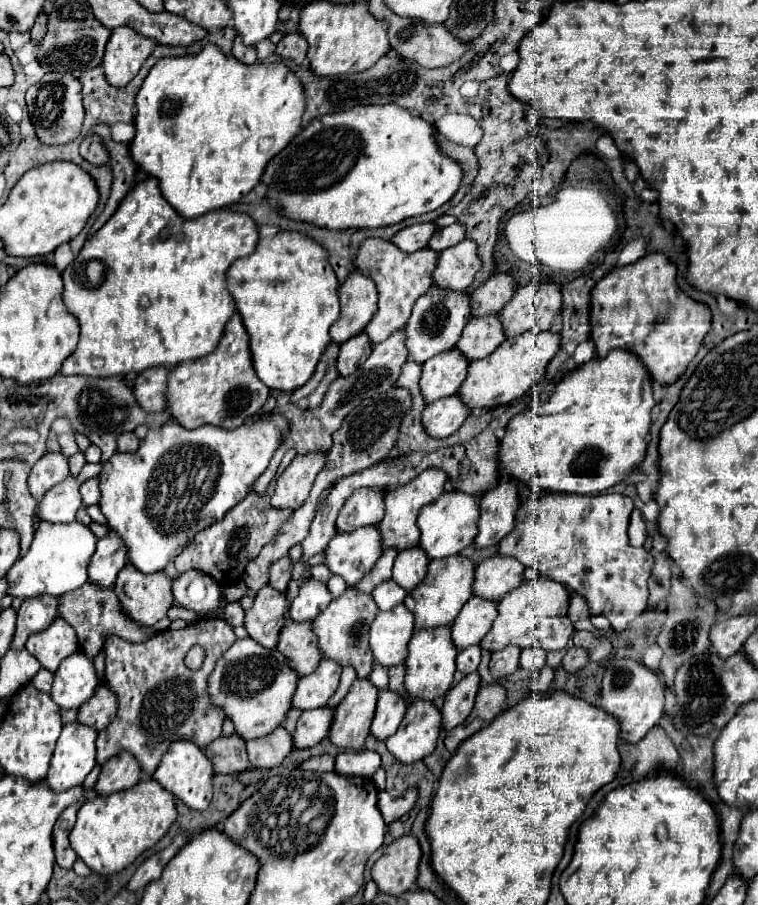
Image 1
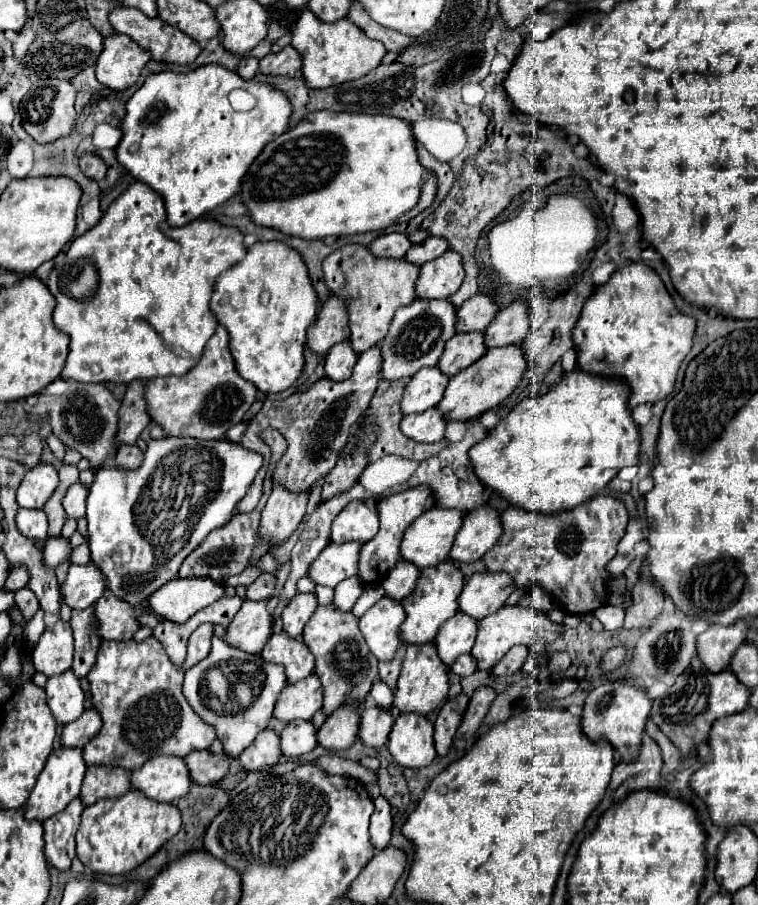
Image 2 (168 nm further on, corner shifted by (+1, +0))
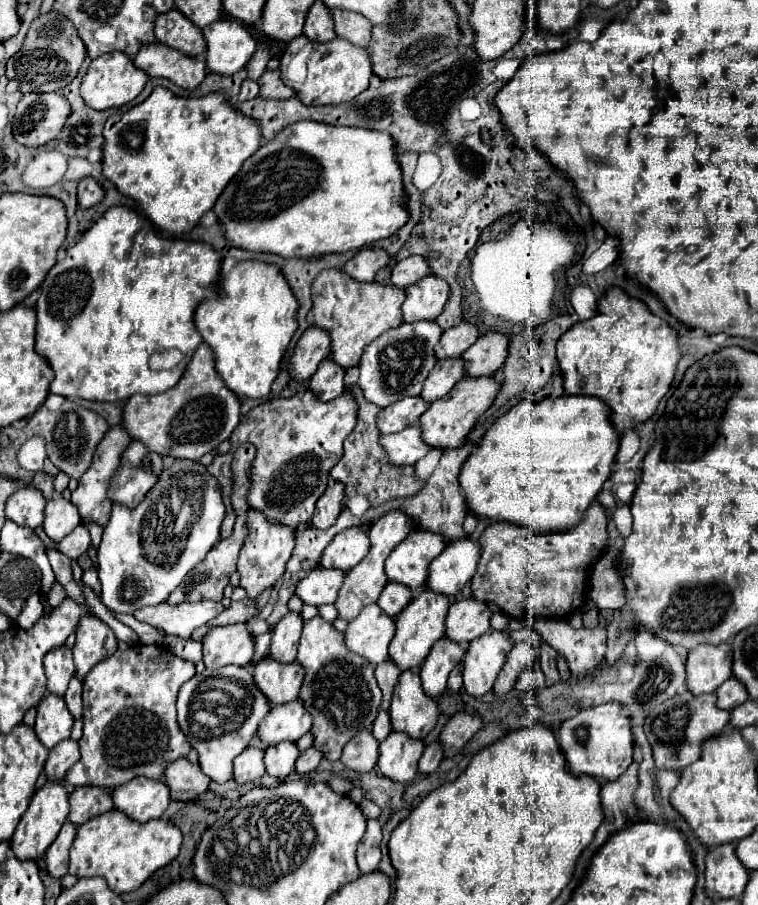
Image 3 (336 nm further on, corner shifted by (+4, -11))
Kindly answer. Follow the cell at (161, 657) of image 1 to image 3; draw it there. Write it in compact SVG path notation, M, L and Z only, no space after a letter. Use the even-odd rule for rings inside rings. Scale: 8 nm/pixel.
M135 644L129 650L117 650L113 656L101 660L91 668L91 672L83 680L83 736L79 740L81 758L79 762L67 772L65 780L69 786L105 786L117 788L133 780L135 776L159 778L167 764L185 758L193 748L187 736L177 722L177 690L183 682L195 676L195 664L175 654L167 652L161 646L147 646Z

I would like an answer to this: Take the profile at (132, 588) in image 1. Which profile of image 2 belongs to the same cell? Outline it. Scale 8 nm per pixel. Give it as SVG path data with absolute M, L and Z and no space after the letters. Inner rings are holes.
M104 591L104 595L94 603L98 637L114 639L114 641L130 639L140 627L136 621L136 615L142 611L146 609L144 607L134 609L134 605L126 605L126 601L118 601L110 591Z

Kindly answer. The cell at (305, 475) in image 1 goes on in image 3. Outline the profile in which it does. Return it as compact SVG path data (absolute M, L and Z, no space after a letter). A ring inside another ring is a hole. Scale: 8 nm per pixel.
M249 510L249 536L245 538L243 550L239 554L237 572L239 572L239 586L247 590L247 596L255 600L265 588L273 586L285 572L285 564L291 558L295 546L295 528L285 528L275 520L263 518L259 510Z

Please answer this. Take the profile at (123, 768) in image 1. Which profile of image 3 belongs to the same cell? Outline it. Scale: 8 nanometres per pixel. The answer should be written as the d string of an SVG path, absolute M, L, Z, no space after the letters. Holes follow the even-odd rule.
M77 786L69 794L69 802L71 802L69 820L77 826L85 824L87 820L91 820L97 814L103 814L103 812L109 812L115 808L111 804L111 790L95 788L95 786Z

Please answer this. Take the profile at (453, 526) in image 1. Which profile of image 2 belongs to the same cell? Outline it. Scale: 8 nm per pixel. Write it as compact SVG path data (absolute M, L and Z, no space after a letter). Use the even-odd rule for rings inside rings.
M432 507L430 511L422 513L404 531L404 537L402 537L402 543L400 543L400 557L408 563L414 563L418 569L434 567L434 565L446 561L448 553L450 553L450 545L454 543L454 537L458 533L458 529L462 527L462 519L464 519L464 513L458 513L456 509Z

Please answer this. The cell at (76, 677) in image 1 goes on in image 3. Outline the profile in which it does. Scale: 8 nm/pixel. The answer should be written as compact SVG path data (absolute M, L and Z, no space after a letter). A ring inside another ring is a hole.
M47 694L37 706L35 734L47 748L53 748L71 736L73 722L75 718L69 714L65 700L61 696Z

